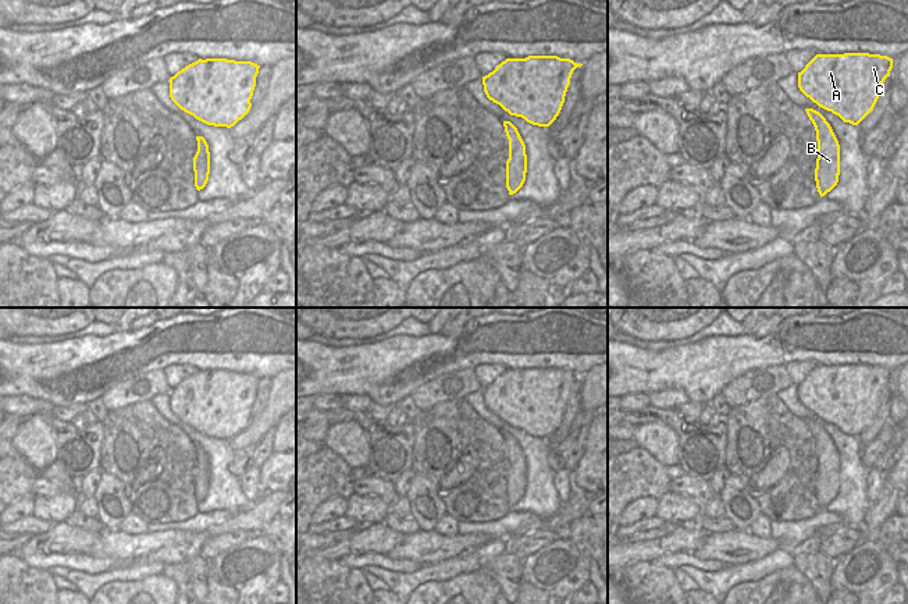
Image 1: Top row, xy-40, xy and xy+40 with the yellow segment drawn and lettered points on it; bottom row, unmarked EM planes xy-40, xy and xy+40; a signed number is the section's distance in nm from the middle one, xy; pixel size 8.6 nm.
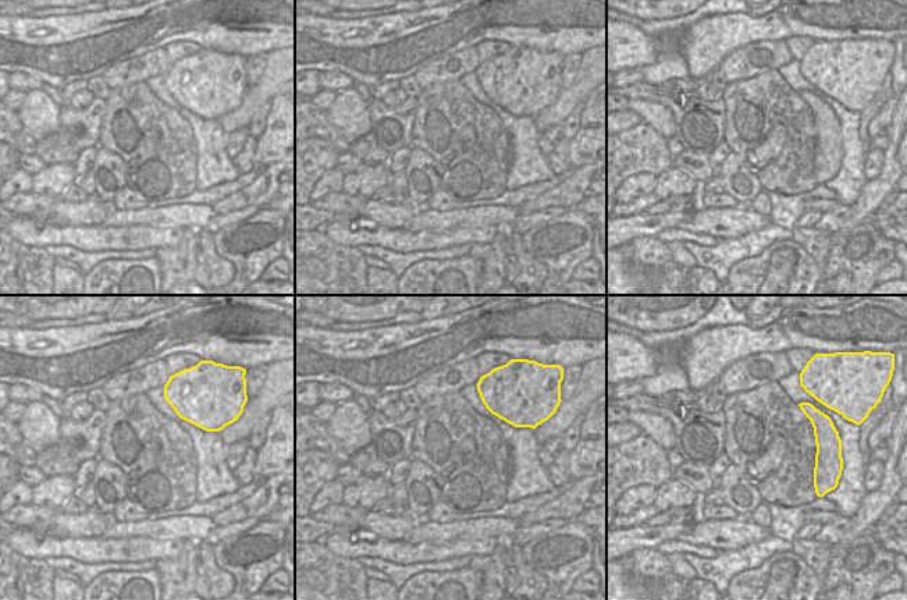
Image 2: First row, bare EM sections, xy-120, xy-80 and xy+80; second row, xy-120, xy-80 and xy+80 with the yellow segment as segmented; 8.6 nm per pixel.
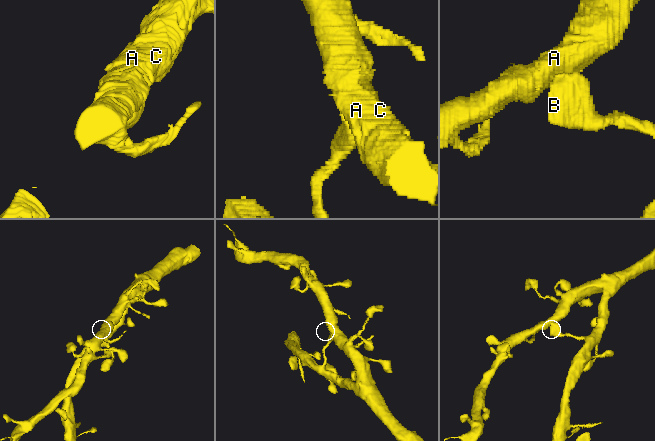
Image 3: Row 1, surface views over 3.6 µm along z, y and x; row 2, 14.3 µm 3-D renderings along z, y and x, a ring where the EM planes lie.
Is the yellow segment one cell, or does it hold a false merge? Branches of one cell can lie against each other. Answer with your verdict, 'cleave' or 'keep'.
keep

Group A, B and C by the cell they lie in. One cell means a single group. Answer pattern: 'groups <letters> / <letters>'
groups A B C

